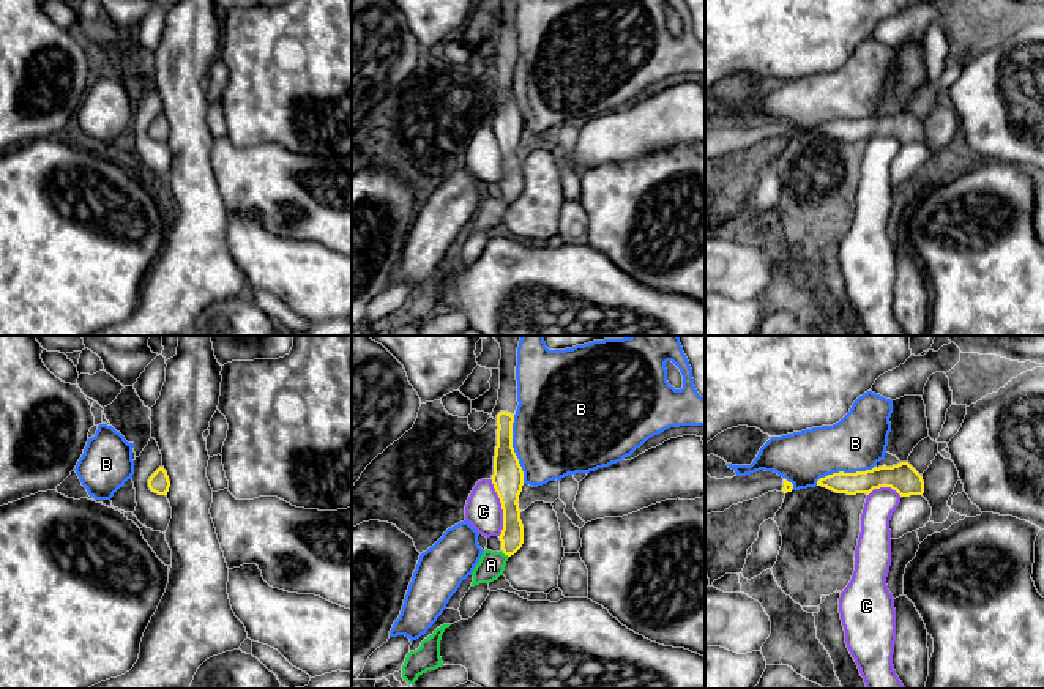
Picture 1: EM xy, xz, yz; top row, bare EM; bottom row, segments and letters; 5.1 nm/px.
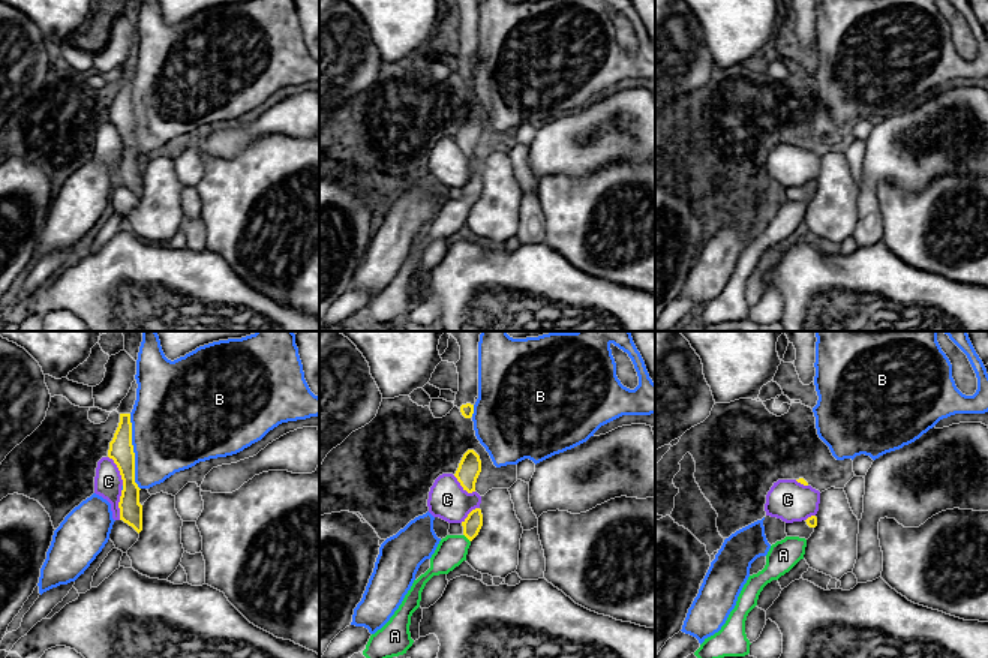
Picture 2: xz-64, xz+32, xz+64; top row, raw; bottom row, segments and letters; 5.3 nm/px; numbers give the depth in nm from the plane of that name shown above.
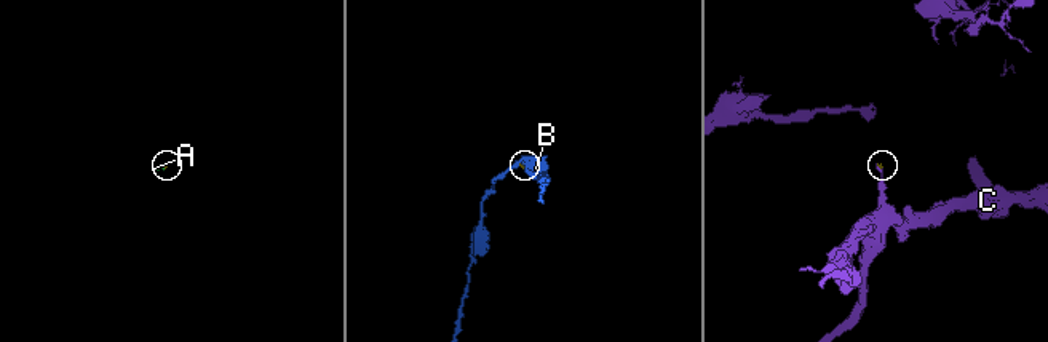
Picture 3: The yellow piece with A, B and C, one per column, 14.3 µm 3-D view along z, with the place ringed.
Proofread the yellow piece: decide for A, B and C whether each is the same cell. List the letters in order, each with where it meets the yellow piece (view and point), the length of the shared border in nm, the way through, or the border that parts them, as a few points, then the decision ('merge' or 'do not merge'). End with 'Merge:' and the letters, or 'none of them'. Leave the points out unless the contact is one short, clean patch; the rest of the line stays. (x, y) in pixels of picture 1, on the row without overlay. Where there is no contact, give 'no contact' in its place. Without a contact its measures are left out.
A: xz (505, 201) | 50 nm | across xz (511, 183), (505, 201), (491, 212) | merge
B: xz (513, 96) | 360 nm | do not merge
C: xz (502, 155) | 300 nm | along xz (491, 125), (502, 156), (502, 180), (499, 183) | do not merge
Merge: A

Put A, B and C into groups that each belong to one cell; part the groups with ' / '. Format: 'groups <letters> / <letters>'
groups A / B / C

